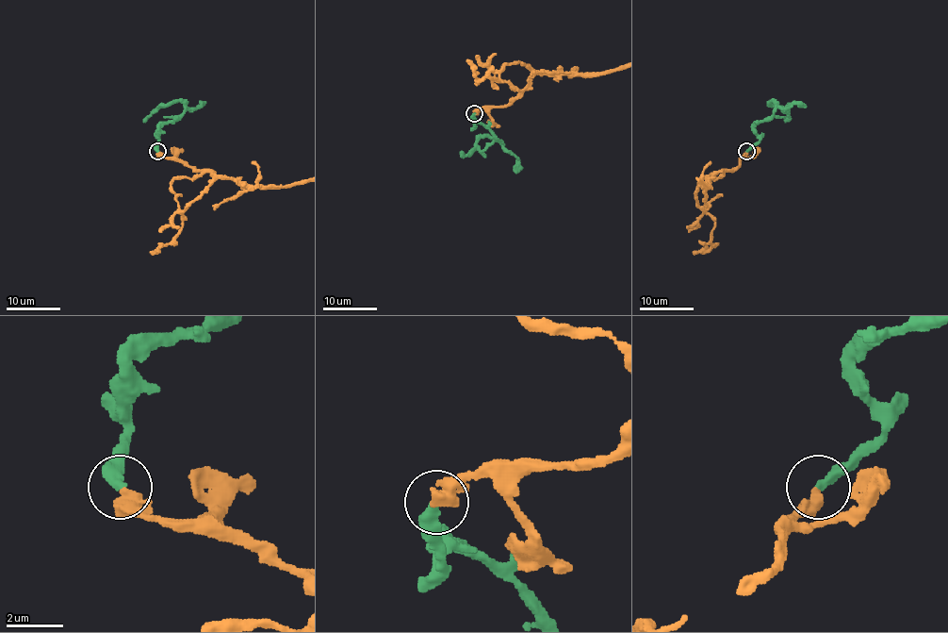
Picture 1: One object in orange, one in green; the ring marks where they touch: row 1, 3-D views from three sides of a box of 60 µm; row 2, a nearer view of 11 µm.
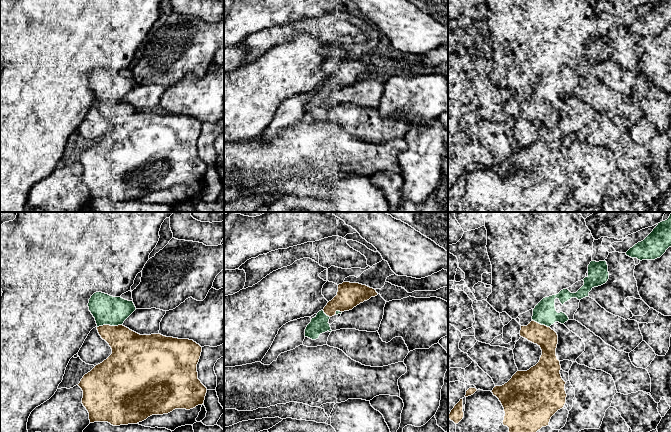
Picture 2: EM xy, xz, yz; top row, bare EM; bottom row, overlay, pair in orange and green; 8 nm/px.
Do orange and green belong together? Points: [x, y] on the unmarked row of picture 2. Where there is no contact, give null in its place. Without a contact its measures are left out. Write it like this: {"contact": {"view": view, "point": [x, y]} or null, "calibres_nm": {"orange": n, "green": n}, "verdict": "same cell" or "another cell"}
{"contact": {"view": "xy", "point": [109, 101]}, "calibres_nm": {"orange": 280, "green": 240}, "verdict": "same cell"}

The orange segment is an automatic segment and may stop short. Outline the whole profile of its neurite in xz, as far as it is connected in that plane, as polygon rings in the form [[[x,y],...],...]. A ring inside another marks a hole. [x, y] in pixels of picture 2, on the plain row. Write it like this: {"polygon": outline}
{"polygon": [[[343,58],[338,61],[337,71],[327,79],[323,86],[311,95],[305,105],[305,113],[316,116],[322,109],[332,108],[329,95],[344,87],[352,86],[354,83],[377,72],[375,65],[359,59]]]}

